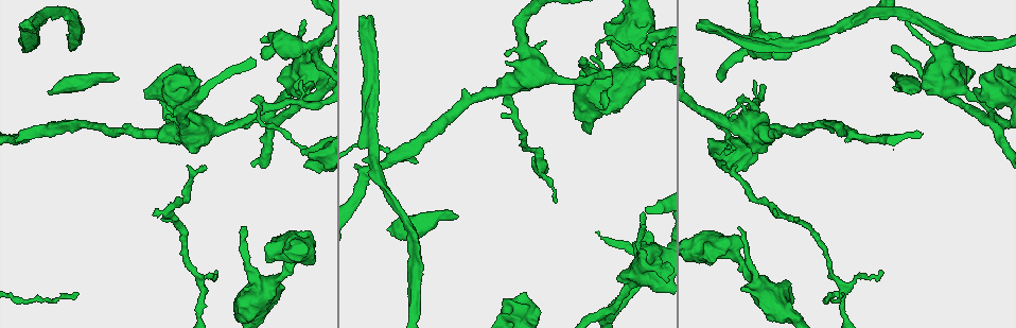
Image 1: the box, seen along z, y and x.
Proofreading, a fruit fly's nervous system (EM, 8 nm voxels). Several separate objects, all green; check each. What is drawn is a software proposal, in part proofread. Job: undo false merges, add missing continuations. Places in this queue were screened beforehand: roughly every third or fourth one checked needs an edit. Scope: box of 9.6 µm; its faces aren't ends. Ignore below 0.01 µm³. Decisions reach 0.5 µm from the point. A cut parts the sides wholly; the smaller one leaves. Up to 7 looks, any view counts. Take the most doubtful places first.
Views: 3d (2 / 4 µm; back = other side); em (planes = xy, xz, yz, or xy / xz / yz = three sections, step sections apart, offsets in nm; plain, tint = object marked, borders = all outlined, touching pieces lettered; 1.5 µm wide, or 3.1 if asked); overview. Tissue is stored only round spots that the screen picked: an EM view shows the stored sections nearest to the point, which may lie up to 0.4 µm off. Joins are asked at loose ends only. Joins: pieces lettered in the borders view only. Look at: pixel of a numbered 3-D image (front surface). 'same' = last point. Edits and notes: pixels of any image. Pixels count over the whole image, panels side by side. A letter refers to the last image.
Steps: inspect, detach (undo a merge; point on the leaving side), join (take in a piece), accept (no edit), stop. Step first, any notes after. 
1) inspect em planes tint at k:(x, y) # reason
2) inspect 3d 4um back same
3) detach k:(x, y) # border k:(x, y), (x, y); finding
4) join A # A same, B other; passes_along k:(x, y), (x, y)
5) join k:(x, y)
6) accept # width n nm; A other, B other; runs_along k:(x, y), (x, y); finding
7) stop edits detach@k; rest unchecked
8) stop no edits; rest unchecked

inspect em xz step 8 tint at 1:(458, 217) # an open end

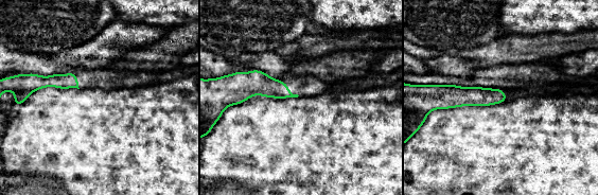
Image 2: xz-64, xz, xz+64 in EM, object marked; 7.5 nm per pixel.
inspect em planes borders same

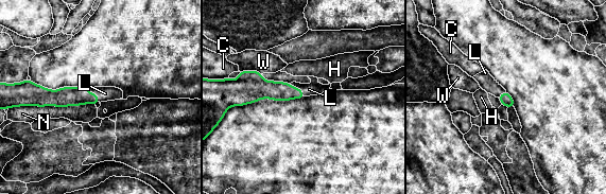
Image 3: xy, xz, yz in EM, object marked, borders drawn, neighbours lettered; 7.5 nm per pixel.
join L # C other, H other, L same, N other, W other; passes_along 3:(65, 96), (94, 93), (105, 93); it goes on there

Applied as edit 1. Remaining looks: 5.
inspect overview

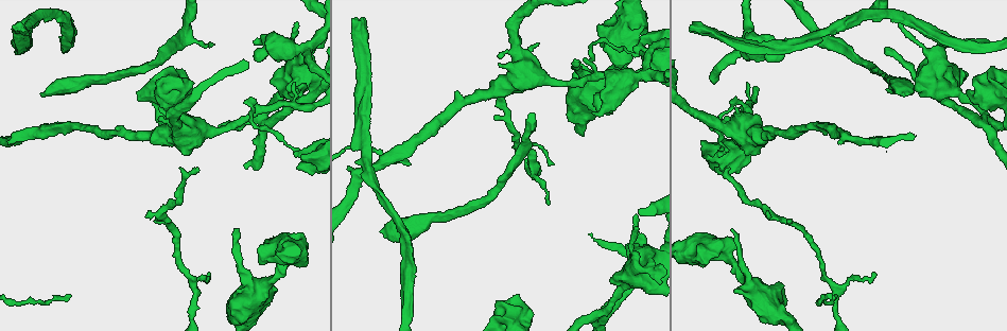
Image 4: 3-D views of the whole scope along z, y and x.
inspect 3d 2um back at 4:(362, 18) # free end

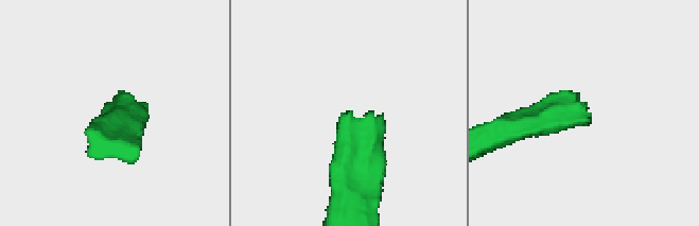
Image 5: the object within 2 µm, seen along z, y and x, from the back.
inspect em xy step 8 tint at 5:(349, 111) # need the tissue

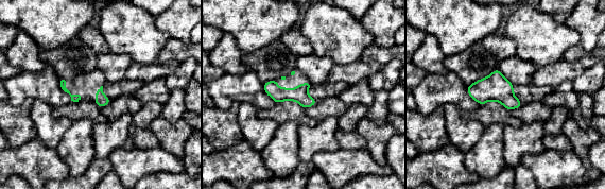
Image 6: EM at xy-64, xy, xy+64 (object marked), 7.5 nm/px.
inspect em planes borders same

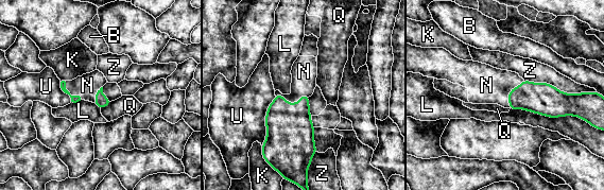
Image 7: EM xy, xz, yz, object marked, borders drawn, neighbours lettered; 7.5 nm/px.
join N # longest_contact L 550 nm; B other, K other, L other, N same, Q other, U other, Z other; passes_along 7:(289, 128), (293, 103), (304, 72); it goes on there

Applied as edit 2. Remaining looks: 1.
inspect em yz step 4 borders at 4:(299, 169) # an open end

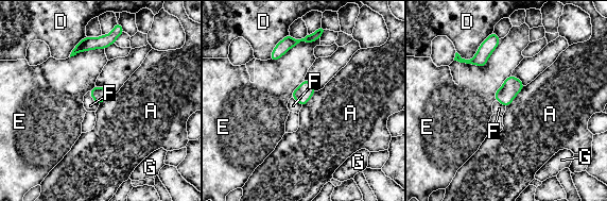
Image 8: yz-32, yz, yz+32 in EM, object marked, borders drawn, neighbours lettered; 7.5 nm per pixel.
detach 8:(79, 48) # A other, D other, E other, F other, G other; border 8:(85, 38), (82, 50); a second neuron is stuck on

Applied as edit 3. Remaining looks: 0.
stop edits join@3, join@7, detach@8; rest unchecked

